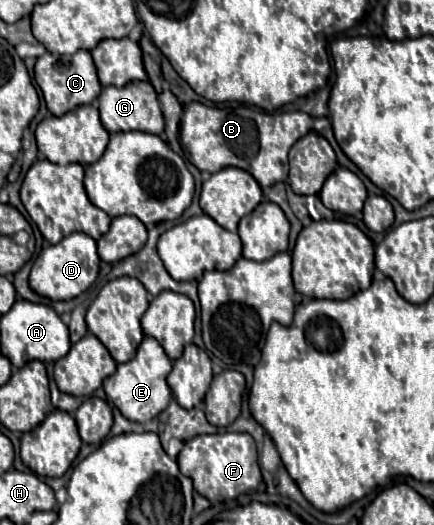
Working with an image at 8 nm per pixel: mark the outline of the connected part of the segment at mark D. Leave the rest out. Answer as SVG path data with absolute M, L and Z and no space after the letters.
M71 233L57 245L49 245L43 253L35 259L29 275L29 287L51 301L67 301L81 295L99 273L99 255L97 243L85 233Z

